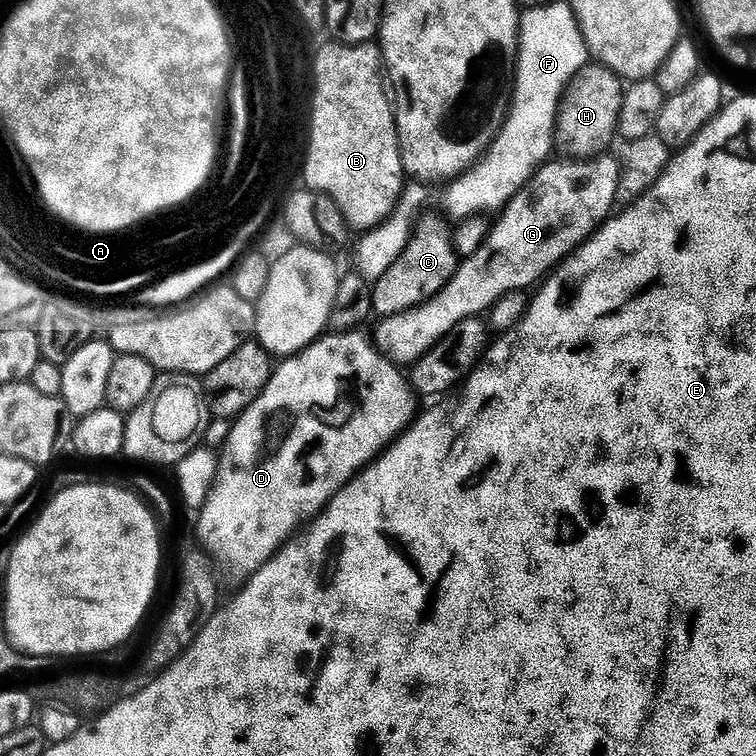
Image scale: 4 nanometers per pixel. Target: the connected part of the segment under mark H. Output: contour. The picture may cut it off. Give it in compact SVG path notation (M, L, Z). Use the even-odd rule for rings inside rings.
M599 62L585 64L580 73L568 84L564 97L560 100L560 113L556 116L555 147L560 148L565 157L583 158L592 157L597 153L603 153L608 148L607 144L617 135L617 124L620 112L626 101L626 84L616 73L605 68Z

